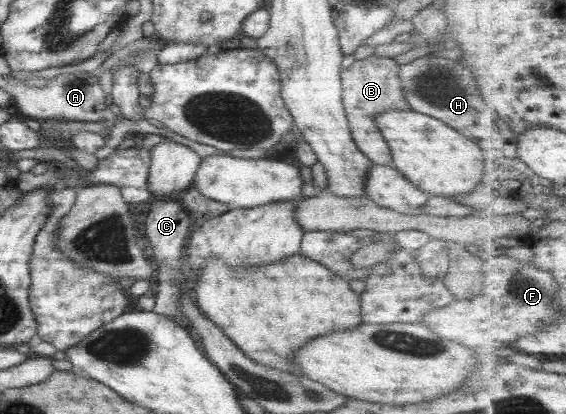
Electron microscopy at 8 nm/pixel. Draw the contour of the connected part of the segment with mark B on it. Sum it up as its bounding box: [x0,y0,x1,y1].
[340,50,408,166]

